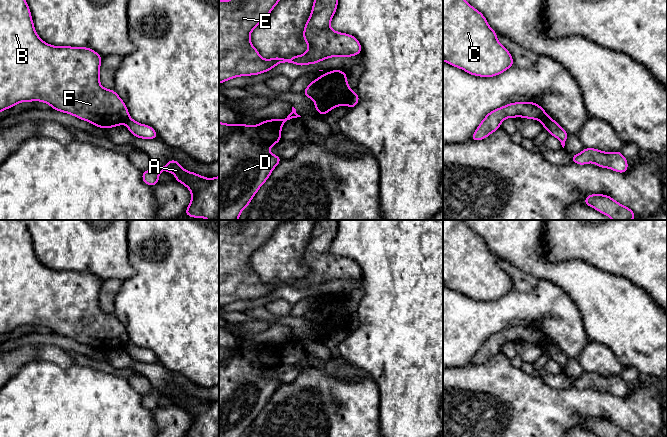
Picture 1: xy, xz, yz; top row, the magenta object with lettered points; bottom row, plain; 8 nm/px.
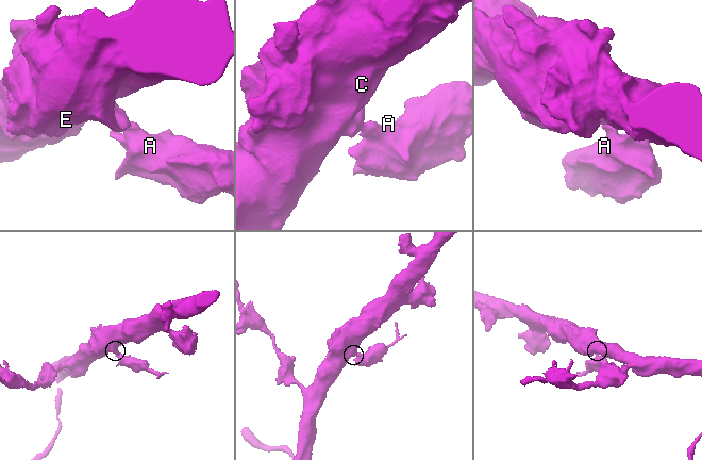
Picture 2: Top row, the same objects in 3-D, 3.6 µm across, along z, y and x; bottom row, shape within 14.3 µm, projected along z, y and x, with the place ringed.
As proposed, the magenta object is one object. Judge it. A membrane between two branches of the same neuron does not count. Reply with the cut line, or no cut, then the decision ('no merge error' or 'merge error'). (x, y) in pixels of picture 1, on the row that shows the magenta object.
cut in xz along (353, 92), (347, 105); merge error

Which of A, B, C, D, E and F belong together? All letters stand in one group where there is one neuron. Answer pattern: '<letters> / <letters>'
A / B C D E F

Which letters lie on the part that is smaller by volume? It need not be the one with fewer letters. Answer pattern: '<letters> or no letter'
A

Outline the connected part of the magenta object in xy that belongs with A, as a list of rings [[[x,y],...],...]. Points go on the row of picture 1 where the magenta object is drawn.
[[[172,159],[165,167],[153,164],[153,168],[142,172],[142,180],[149,186],[159,182],[159,174],[167,171],[175,175],[175,180],[191,192],[191,202],[185,215],[194,218],[219,220],[219,176],[206,178],[197,173],[186,171],[180,163]]]

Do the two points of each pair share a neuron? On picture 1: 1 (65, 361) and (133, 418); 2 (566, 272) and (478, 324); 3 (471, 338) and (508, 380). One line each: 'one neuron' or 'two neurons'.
1: two neurons
2: two neurons
3: two neurons

